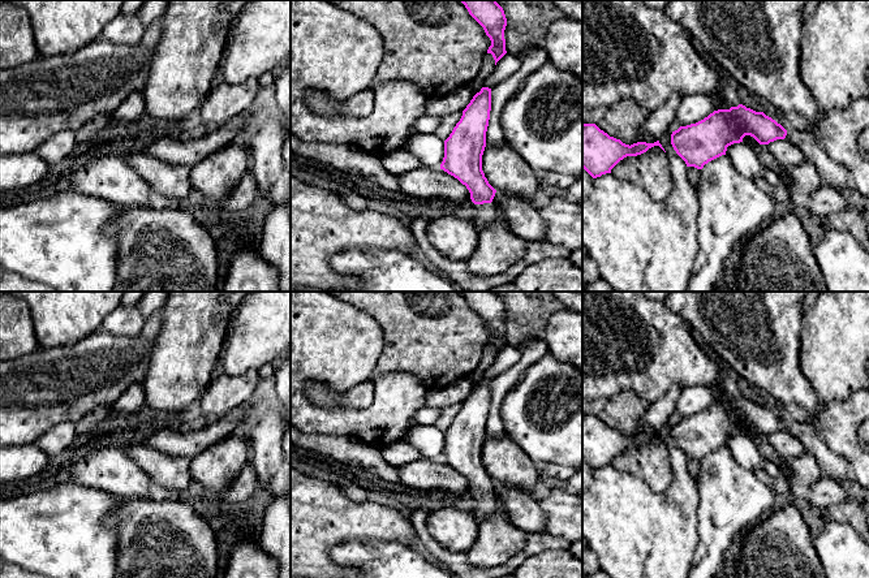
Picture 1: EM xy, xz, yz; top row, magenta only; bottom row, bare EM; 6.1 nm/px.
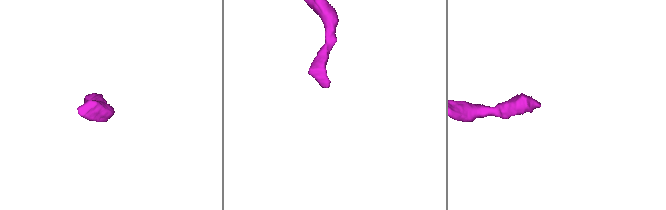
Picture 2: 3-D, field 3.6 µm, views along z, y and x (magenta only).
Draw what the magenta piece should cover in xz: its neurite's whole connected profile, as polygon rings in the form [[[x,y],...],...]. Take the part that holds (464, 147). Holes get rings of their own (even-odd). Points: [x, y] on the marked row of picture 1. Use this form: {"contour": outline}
{"contour": [[[482,87],[444,141],[444,158],[440,164],[440,169],[457,178],[469,190],[470,199],[476,204],[472,221],[478,233],[499,215],[498,207],[492,203],[496,190],[482,171],[490,111],[491,89]]]}

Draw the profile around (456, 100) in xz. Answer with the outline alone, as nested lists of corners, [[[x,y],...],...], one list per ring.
[[[468,86],[460,87],[442,98],[429,99],[426,103],[426,115],[444,117],[455,112],[463,112],[473,99]]]

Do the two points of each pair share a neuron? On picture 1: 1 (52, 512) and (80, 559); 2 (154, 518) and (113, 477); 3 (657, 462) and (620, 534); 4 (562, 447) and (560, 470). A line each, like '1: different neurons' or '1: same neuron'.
1: same neuron
2: different neurons
3: different neurons
4: different neurons

